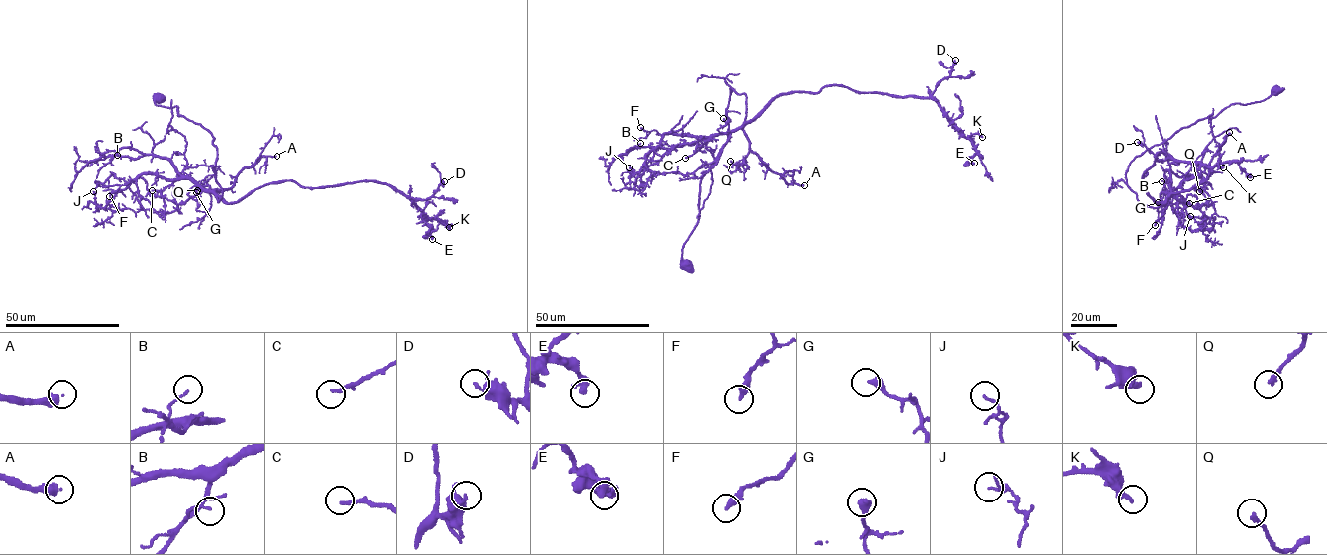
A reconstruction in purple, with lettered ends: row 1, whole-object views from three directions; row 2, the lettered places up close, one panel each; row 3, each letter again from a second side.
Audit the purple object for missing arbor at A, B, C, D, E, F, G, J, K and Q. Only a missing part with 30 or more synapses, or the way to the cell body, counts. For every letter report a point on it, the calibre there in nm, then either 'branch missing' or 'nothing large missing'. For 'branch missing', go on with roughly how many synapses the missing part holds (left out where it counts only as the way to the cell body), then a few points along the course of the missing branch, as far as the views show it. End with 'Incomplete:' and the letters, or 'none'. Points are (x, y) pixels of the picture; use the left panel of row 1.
A: (276, 156) | 400 nm | branch missing | 70 syn | (276, 156), (286, 160), (297, 158), (300, 151), (296, 138)
B: (117, 155) | 110 nm | nothing large missing
C: (152, 190) | 190 nm | nothing large missing
D: (444, 181) | 170 nm | nothing large missing
E: (432, 239) | 460 nm | nothing large missing
F: (109, 196) | 360 nm | nothing large missing
G: (196, 192) | 400 nm | nothing large missing
J: (93, 191) | 120 nm | nothing large missing
K: (449, 227) | 360 nm | nothing large missing
Q: (197, 190) | 200 nm | nothing large missing
Incomplete: A

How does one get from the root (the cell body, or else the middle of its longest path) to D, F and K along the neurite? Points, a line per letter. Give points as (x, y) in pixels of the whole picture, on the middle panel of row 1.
D: (685, 263), (701, 178), (727, 142), (731, 88), (750, 121), (779, 96), (831, 85), (929, 97), (955, 60)
F: (685, 263), (701, 178), (727, 142), (730, 89), (746, 95), (744, 122), (729, 132), (640, 127)
K: (685, 263), (731, 88), (745, 121), (781, 95), (843, 85), (930, 97), (982, 137)

